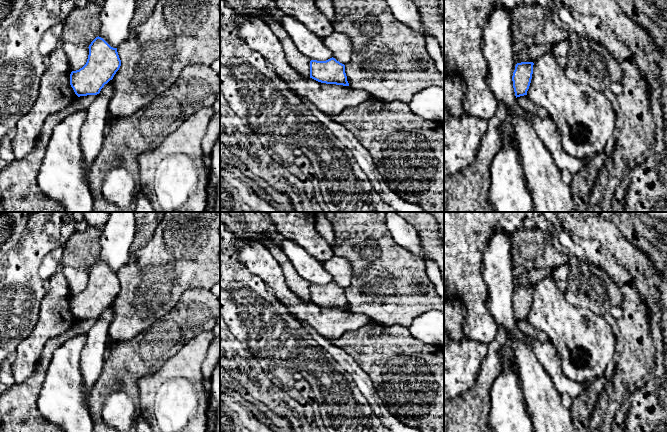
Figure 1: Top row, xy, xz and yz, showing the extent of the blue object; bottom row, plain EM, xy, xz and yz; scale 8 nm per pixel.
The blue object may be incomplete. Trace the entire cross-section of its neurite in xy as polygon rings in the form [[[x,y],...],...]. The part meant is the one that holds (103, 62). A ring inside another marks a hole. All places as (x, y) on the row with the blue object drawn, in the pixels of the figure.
[[[96,37],[88,48],[89,55],[86,64],[70,74],[70,85],[78,97],[99,94],[104,85],[113,79],[121,66],[117,48],[111,47],[103,38]]]

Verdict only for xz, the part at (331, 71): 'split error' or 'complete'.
complete

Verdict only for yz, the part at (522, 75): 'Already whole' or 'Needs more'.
Already whole

